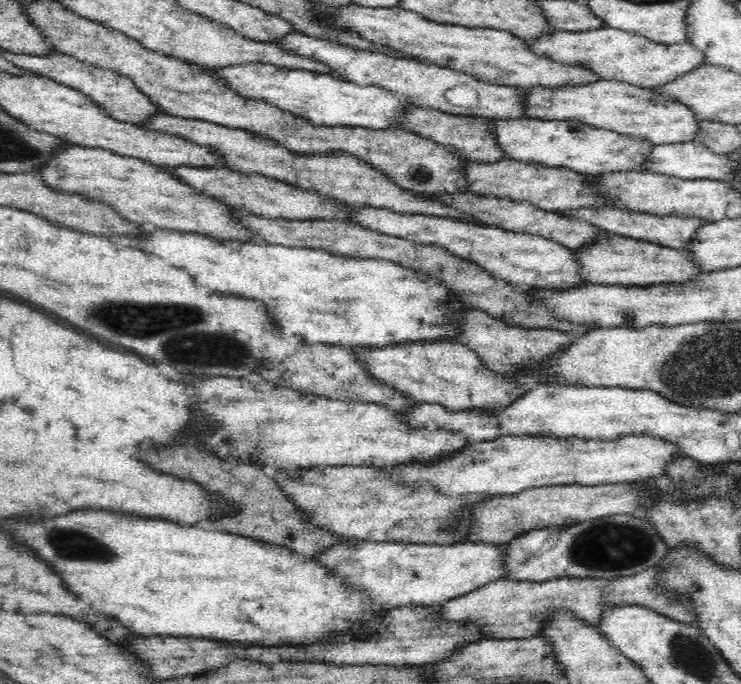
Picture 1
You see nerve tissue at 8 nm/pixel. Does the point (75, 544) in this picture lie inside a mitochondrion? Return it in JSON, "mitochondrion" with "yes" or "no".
{"mitochondrion":"yes"}

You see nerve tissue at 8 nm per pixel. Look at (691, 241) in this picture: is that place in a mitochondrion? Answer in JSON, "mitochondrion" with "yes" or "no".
{"mitochondrion":"no"}

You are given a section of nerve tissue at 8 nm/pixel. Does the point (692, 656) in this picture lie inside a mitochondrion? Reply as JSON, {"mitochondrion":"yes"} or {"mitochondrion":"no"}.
{"mitochondrion":"yes"}

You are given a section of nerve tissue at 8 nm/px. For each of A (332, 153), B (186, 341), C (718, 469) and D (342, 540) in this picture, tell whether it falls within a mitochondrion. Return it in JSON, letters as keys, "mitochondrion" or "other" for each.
{"A":"other","B":"mitochondrion","C":"other","D":"other"}

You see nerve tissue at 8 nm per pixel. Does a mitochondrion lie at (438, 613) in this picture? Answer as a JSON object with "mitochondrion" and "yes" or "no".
{"mitochondrion":"no"}

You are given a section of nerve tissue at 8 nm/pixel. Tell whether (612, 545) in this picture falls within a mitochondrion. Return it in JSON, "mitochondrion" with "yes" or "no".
{"mitochondrion":"yes"}

